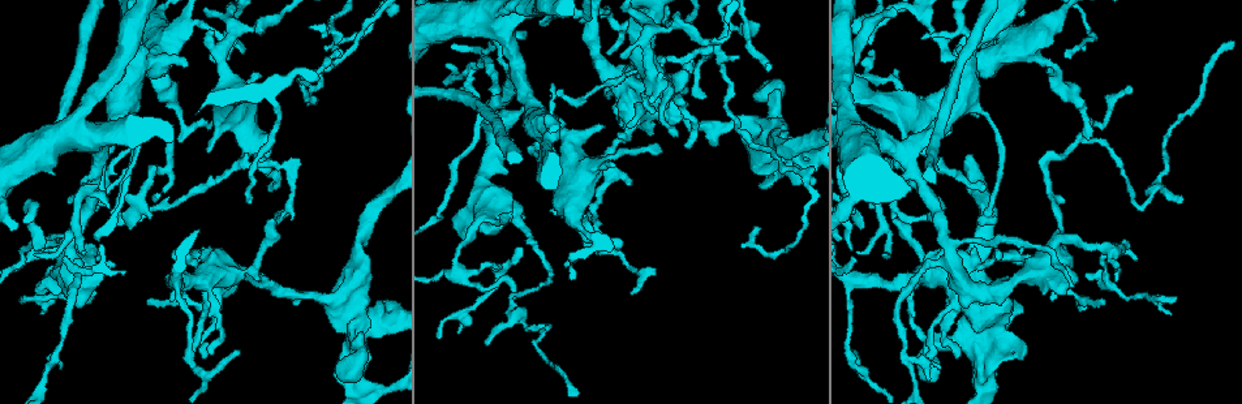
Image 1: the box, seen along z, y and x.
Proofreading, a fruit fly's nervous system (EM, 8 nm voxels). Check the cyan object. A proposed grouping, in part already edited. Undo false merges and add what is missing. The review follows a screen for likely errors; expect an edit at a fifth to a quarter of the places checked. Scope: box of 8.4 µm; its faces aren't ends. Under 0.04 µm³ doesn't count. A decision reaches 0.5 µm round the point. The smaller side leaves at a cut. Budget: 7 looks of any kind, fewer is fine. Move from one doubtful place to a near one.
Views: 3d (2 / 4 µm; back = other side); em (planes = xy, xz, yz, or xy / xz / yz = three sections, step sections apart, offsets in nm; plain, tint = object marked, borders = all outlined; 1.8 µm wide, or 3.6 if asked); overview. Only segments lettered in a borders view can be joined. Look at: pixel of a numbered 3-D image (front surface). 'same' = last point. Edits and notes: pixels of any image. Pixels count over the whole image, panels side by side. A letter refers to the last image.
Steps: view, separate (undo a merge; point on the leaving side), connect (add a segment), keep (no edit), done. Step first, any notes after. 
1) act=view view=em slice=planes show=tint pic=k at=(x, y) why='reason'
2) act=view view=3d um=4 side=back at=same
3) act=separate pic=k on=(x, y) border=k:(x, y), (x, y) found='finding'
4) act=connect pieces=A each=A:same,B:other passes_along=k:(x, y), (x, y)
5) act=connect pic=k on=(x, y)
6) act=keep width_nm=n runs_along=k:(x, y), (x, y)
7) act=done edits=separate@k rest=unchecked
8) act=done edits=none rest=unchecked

act=view view=3d um=2 pic=1 at=(70, 258) why='four arms meet'

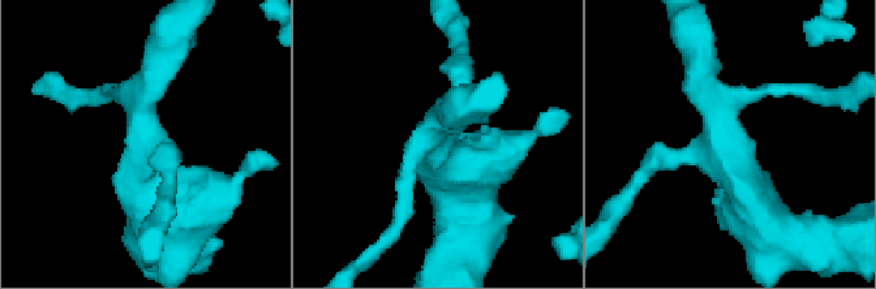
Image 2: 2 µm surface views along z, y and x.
act=view view=em um=3.6 slice=planes show=borders pic=2 at=(717, 143)

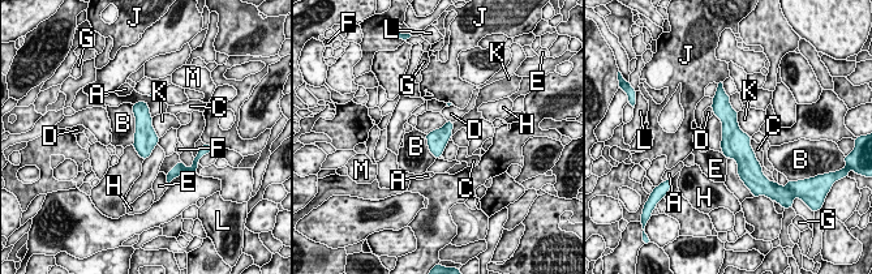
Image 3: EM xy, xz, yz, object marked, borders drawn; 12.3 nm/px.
act=keep longest_contact=B:500nm each=A:other,B:other,C:other,D:other,E:other,F:other,G:other,H:other,J:other,K:other,L:other,M:other border=3:(737, 112), (739, 127), (751, 137) found='one neuron here'

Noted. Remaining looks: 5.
act=view view=3d um=4 pic=1 at=(1054, 243) why='looks like a crossing'

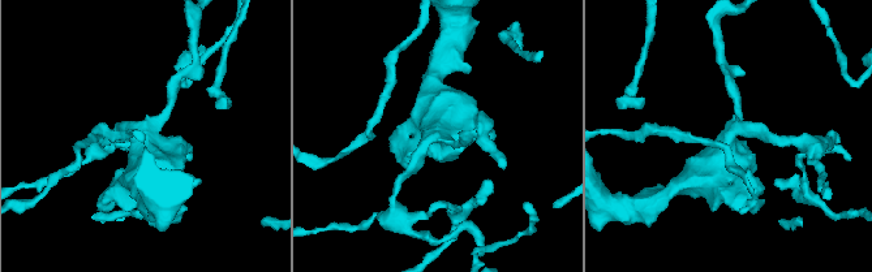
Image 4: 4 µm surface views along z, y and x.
act=view view=em slice=planes show=plain pic=4 at=(442, 135) why='shape alone is not enough'

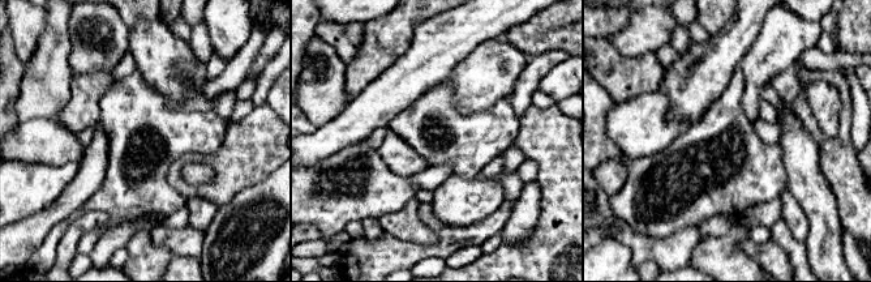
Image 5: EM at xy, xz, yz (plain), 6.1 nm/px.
act=view view=em slice=planes show=borders at=same why='what lies round it'

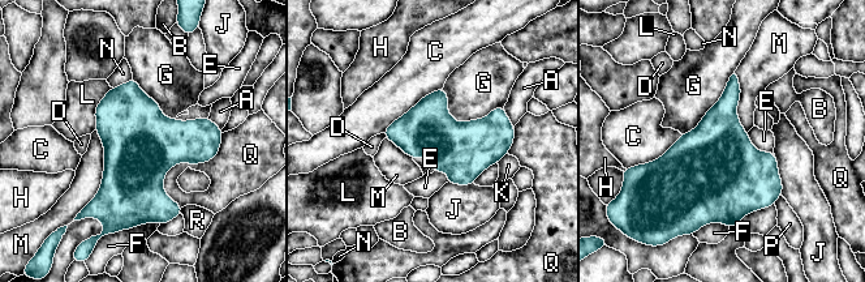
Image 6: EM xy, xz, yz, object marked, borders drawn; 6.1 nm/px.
act=keep longest_contact=Q:550nm each=A:other,B:other,C:other,D:other,E:other,F:other,G:other,H:other,J:other,K:other,L:other,M:other,N:other,P:other,Q:other,R:other border=6:(95, 129), (103, 178), (80, 210) found='continuous, no second neuron'

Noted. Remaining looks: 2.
act=view view=3d um=4 pic=1 at=(1182, 200) why='an open end'

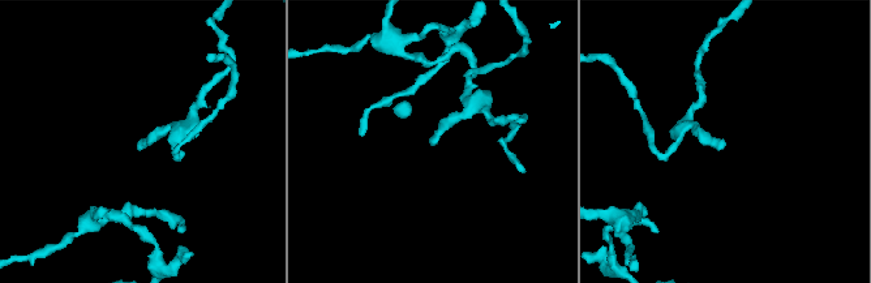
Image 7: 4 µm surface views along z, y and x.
act=view view=em slice=planes show=borders pic=7 at=(140, 147) why='need the tissue'

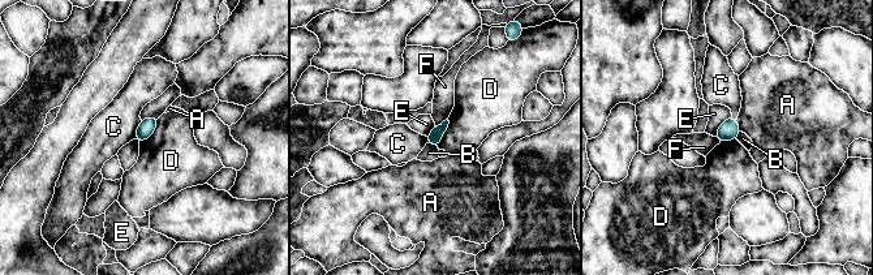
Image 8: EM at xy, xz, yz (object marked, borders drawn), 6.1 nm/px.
act=keep width_nm=90 each=A:other,B:other,C:other,D:other,E:other,F:other border=8:(159, 117), (155, 130), (140, 142) found='none of them fits'

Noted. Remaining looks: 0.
act=done edits=none rest=unchecked

